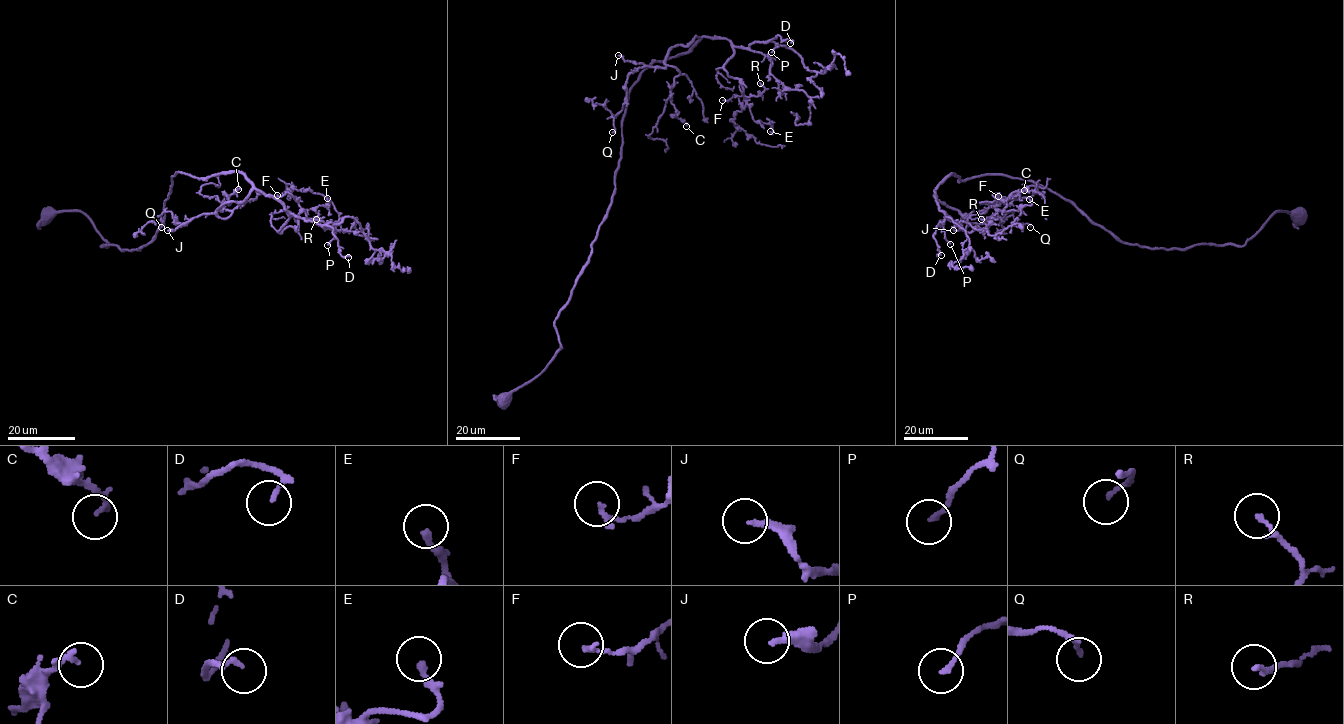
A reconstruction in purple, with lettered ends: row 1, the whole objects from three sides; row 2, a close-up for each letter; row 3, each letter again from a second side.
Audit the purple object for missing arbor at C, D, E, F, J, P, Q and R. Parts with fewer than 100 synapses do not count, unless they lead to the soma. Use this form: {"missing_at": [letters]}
{"missing_at": ["J"]}

